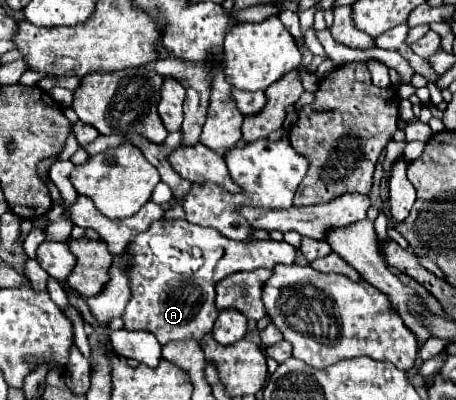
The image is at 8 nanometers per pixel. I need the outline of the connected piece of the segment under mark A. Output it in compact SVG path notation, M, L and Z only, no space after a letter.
M162 218L128 244L128 256L128 284L132 296L122 314L124 328L148 330L164 346L172 340L188 338L200 342L206 332L212 332L218 318L214 286L220 280L242 270L294 264L296 248L276 240L236 242L218 234L214 228Z

